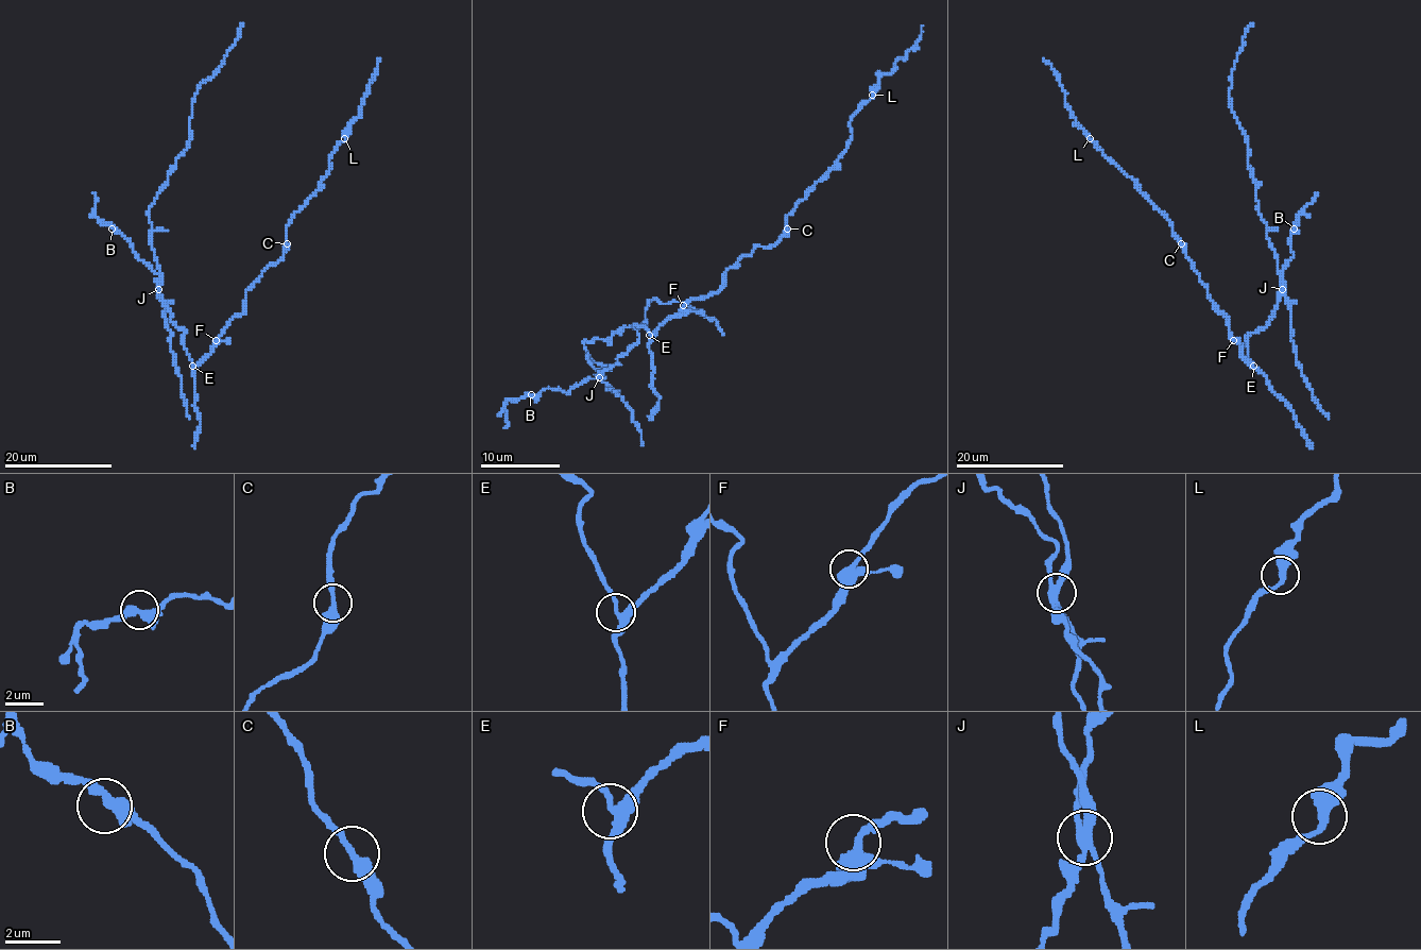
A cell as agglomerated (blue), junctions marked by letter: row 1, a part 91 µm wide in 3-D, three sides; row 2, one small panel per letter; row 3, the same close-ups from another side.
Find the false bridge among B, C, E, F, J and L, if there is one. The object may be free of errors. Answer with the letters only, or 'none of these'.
J

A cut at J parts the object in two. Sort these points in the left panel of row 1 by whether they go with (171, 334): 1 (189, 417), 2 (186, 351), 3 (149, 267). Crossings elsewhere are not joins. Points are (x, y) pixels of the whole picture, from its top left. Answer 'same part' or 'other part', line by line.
1: same part
2: other part
3: other part

